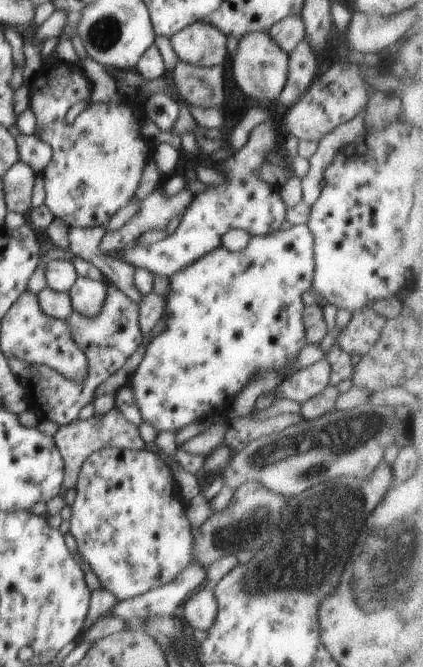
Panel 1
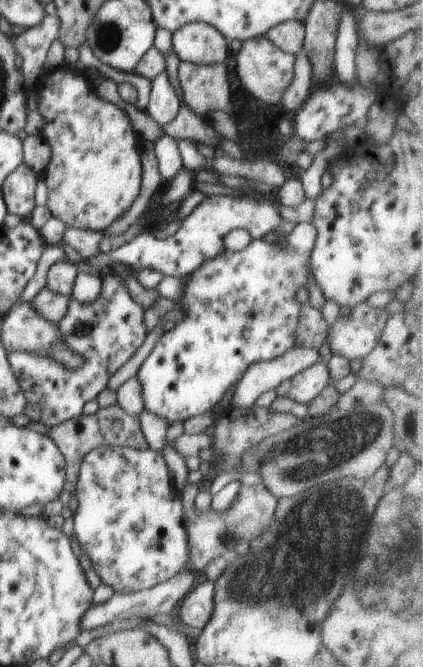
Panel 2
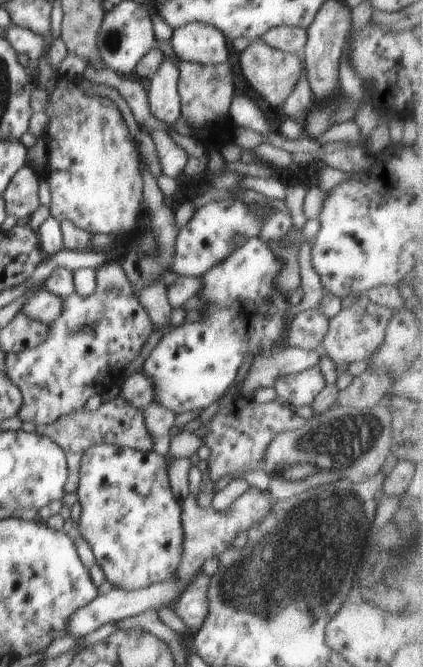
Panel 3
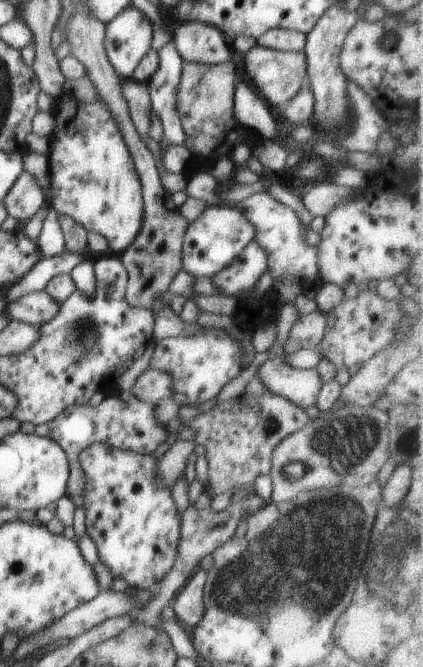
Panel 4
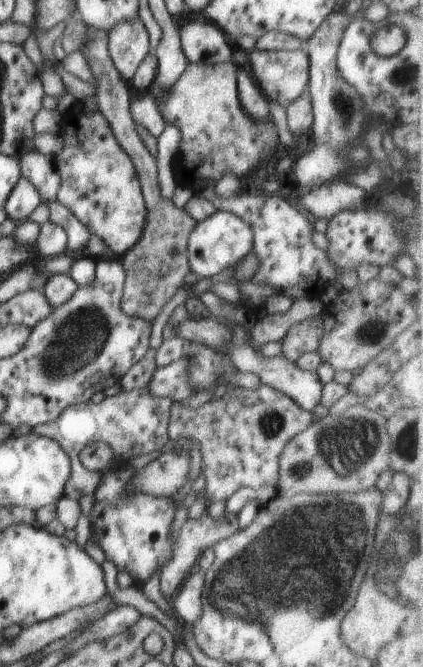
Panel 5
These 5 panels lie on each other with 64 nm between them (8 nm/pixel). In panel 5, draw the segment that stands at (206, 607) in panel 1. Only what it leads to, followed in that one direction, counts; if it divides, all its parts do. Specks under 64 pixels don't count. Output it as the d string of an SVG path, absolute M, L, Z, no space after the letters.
M196 567L182 583L179 588L180 592L174 598L174 614L187 627L191 627L195 622L198 622L200 615L203 613L201 598L204 583L205 571Z

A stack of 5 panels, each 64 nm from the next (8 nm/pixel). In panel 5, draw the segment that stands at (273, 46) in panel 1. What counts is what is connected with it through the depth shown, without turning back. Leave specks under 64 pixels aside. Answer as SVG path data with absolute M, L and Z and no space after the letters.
M252 49L248 51L252 68L252 76L257 76L258 85L264 96L278 102L281 106L287 107L300 95L307 91L309 82L310 62L306 49L295 51L270 51L260 52Z

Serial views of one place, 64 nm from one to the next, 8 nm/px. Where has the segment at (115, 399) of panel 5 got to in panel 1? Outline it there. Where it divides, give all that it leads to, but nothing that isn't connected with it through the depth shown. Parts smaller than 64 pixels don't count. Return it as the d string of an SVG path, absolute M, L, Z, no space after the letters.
M114 408L110 412L103 413L100 416L93 416L86 420L76 419L67 425L60 425L58 432L54 434L56 448L62 455L64 461L64 480L63 485L70 490L78 482L81 466L86 462L89 454L96 452L101 448L117 448L128 450L140 450L145 442L139 435L137 428L128 422L122 413Z

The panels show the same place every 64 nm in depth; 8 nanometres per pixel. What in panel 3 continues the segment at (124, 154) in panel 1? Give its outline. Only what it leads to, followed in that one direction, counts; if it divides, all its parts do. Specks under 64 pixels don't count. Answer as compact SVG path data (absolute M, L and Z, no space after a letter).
M60 75L54 84L54 90L48 92L47 100L44 112L48 116L45 137L49 155L44 177L50 187L51 215L60 222L68 220L92 235L114 234L117 238L116 245L127 244L133 238L132 230L141 212L144 188L140 172L141 154L134 134L126 126L116 103L104 96L86 95L79 80L66 80Z

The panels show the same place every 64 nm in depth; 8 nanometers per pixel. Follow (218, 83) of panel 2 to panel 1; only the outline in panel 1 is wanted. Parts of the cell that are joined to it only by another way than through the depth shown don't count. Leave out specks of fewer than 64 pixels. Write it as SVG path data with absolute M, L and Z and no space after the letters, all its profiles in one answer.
M179 60L172 78L176 90L190 106L216 109L224 104L222 66L199 67Z

